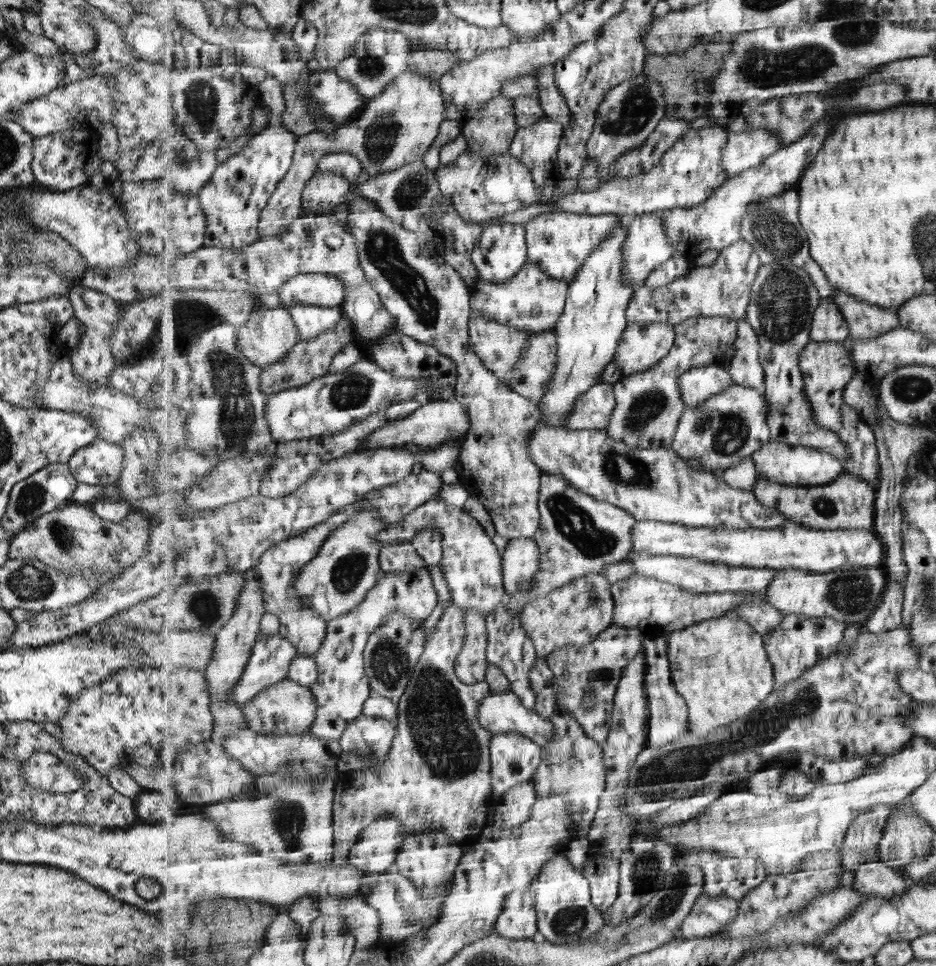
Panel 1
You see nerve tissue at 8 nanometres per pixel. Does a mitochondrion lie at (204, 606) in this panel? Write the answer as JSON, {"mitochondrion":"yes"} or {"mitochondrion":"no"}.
{"mitochondrion":"yes"}

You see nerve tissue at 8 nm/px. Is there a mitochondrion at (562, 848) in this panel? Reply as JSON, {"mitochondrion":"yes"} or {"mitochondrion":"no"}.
{"mitochondrion":"no"}

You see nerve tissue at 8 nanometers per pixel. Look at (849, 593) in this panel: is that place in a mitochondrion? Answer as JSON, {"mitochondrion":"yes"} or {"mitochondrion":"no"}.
{"mitochondrion":"yes"}

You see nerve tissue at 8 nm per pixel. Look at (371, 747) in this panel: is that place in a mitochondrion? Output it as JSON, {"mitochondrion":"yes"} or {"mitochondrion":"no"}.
{"mitochondrion":"yes"}

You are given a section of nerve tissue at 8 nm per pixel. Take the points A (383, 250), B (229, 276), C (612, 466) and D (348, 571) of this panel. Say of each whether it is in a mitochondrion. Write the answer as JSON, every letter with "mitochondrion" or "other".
{"A":"mitochondrion","B":"other","C":"mitochondrion","D":"mitochondrion"}

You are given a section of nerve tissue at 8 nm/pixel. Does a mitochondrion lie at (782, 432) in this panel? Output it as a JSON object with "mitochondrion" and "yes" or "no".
{"mitochondrion":"no"}

